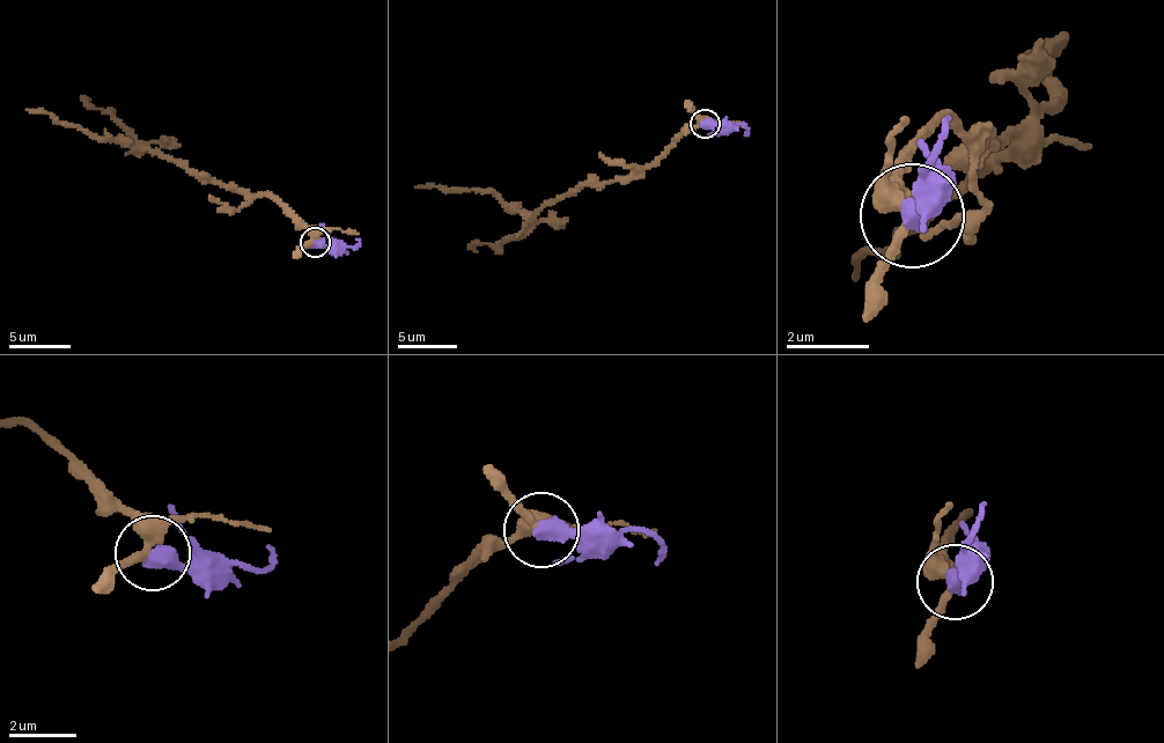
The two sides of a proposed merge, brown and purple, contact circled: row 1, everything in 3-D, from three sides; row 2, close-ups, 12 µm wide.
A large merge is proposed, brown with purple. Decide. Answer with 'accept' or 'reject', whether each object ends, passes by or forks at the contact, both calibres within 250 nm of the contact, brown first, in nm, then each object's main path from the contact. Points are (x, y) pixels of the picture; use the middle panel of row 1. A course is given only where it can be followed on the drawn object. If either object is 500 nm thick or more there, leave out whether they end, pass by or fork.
reject | 320/550 nm | brown via (705, 122), (678, 138), (653, 164), (612, 181), (589, 182), (532, 213), (514, 211), (494, 192), (415, 186) | purple via (705, 124), (743, 124), (749, 132), (745, 134)

